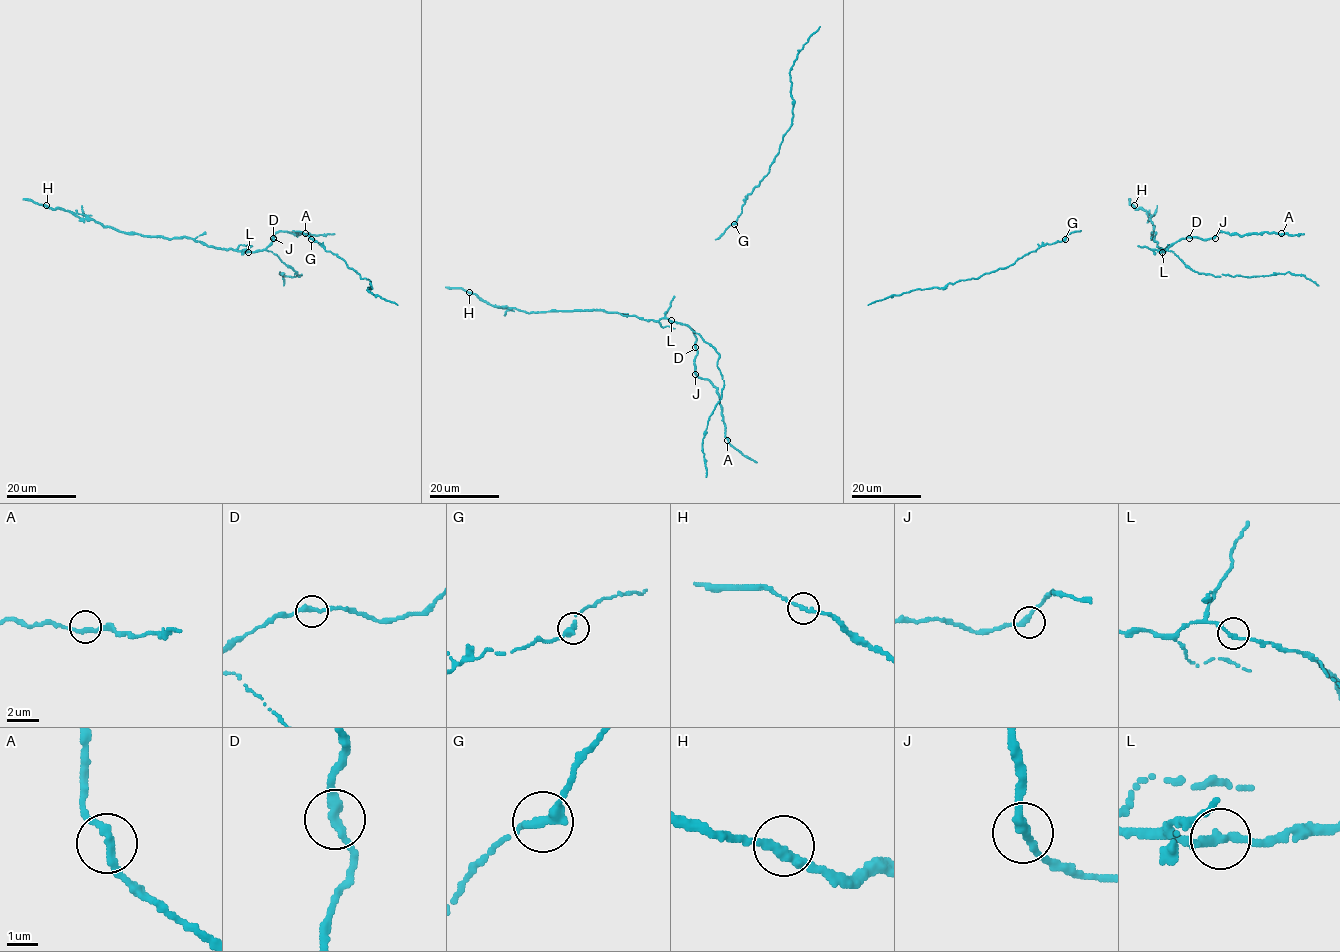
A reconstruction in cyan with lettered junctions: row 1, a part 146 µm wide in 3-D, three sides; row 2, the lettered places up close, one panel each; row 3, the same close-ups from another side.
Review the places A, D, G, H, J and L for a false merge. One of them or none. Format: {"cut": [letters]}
{"cut": []}

